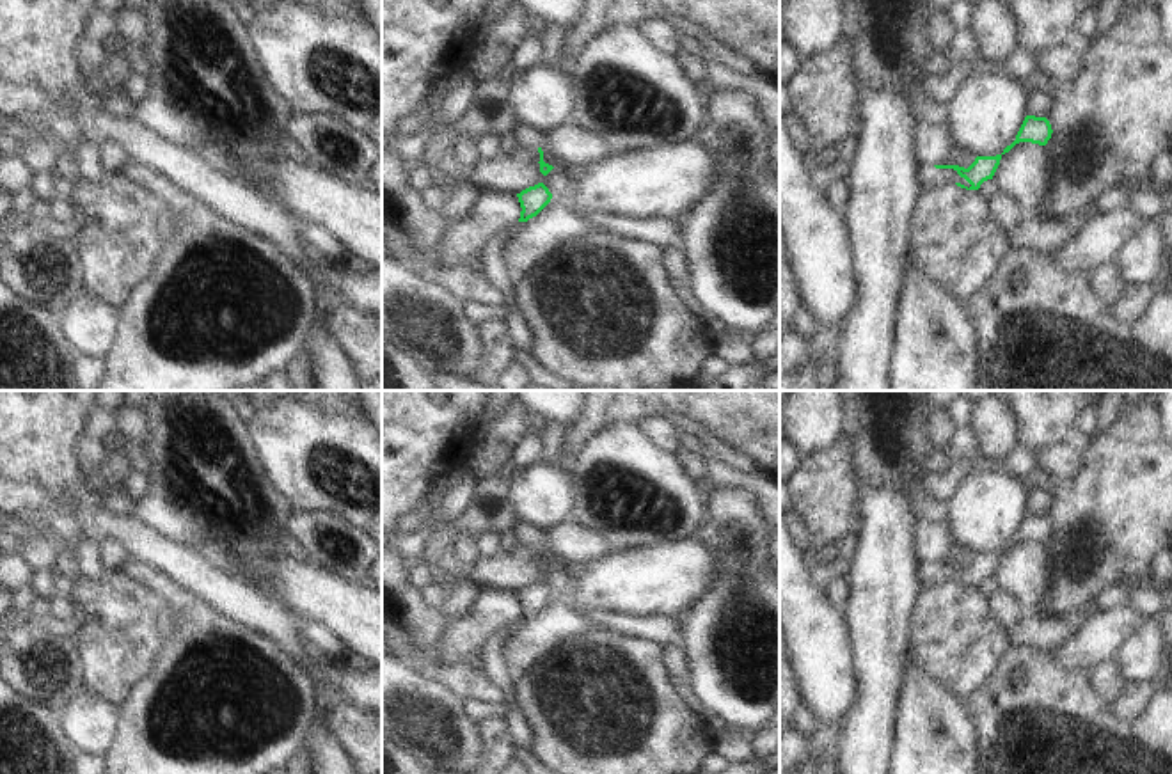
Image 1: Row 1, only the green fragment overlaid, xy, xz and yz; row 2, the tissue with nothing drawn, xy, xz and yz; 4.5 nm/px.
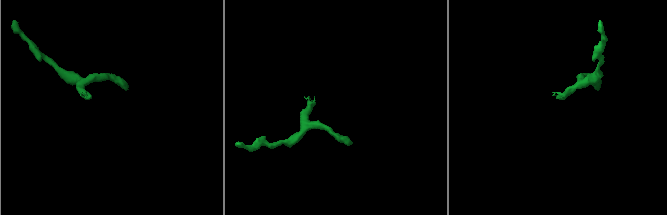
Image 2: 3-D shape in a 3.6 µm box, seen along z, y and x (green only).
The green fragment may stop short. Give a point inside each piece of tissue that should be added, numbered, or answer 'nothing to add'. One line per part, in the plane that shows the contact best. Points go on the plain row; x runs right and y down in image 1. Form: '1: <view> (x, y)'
1: yz (929, 574).

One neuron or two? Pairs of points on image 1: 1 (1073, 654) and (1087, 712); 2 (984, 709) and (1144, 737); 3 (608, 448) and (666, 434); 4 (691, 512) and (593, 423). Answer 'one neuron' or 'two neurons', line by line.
1: two neurons
2: one neuron
3: two neurons
4: two neurons

